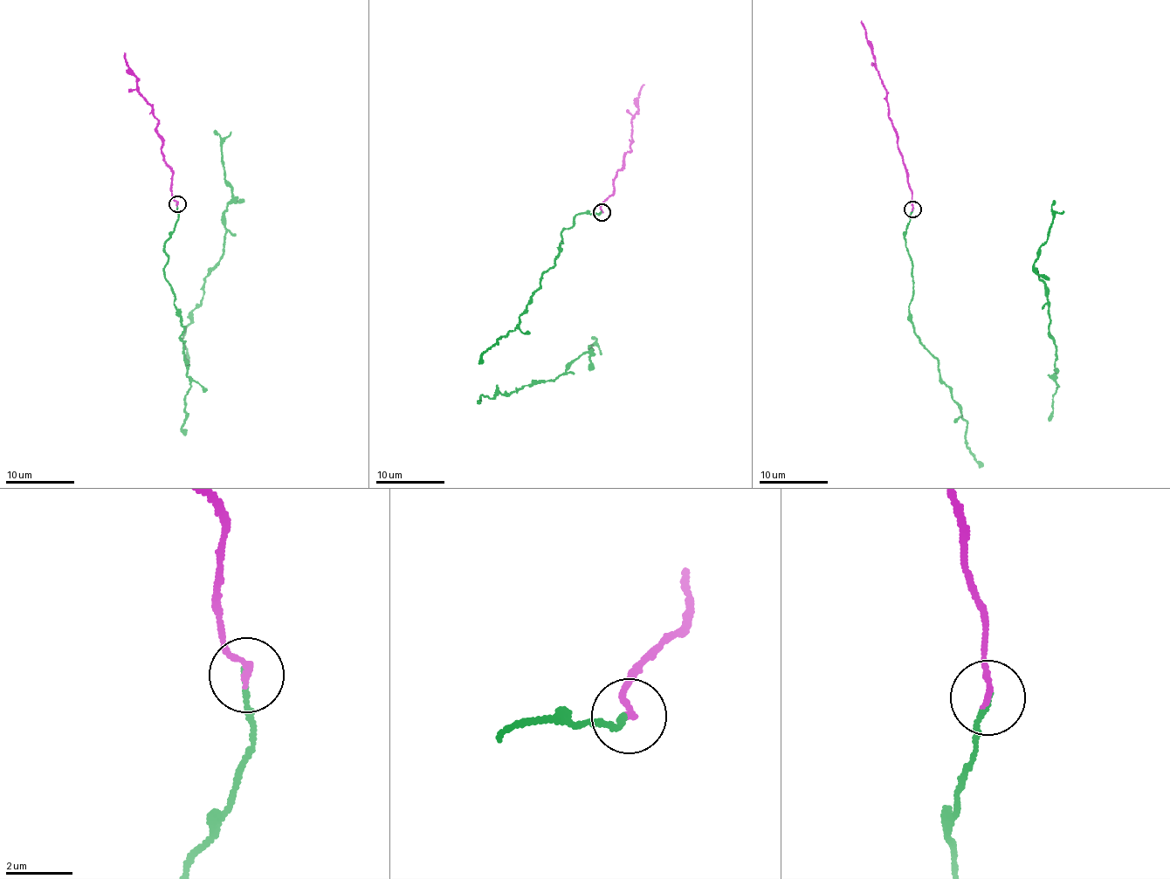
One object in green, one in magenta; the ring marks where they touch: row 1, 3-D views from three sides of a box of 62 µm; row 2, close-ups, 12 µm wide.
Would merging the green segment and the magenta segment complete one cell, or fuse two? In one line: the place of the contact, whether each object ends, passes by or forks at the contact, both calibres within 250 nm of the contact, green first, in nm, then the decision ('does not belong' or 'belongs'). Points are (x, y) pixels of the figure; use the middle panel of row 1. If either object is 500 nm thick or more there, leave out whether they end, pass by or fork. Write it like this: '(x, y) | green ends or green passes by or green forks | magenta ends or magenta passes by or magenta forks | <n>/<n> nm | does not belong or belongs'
(602, 212) | green ends | magenta ends | 150/200 nm | belongs

